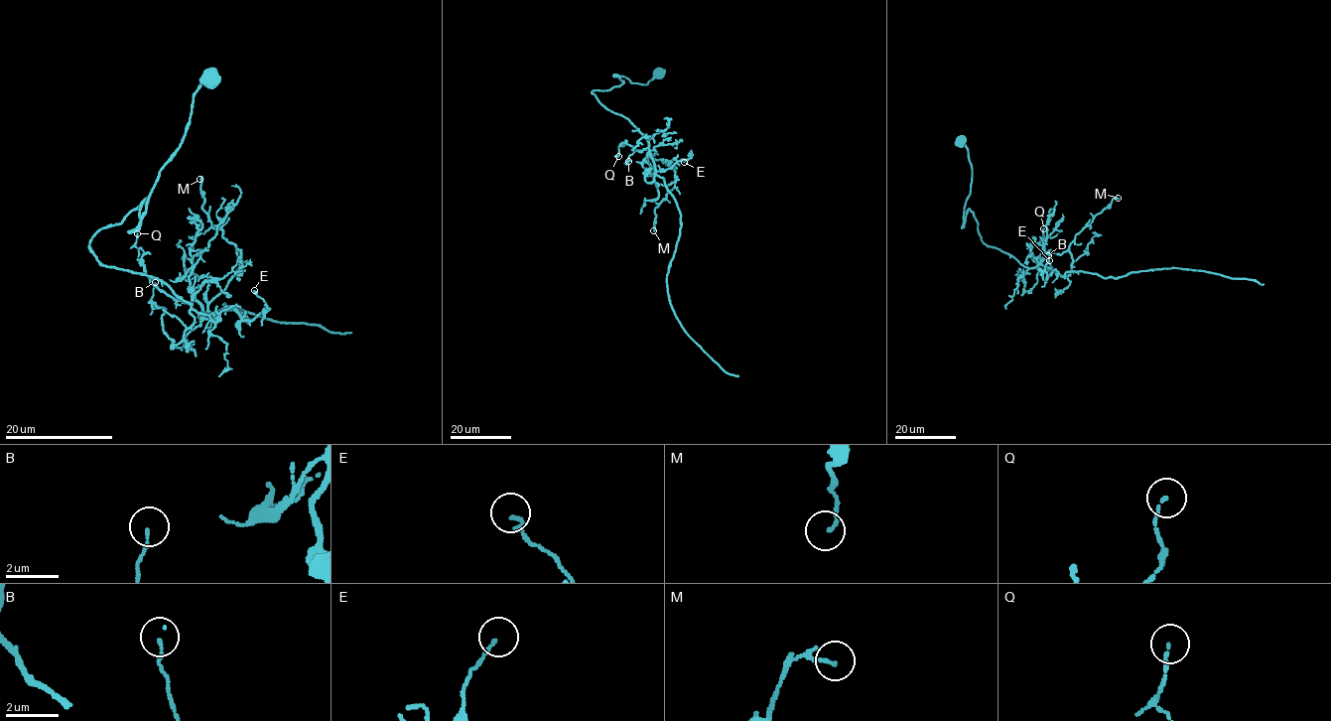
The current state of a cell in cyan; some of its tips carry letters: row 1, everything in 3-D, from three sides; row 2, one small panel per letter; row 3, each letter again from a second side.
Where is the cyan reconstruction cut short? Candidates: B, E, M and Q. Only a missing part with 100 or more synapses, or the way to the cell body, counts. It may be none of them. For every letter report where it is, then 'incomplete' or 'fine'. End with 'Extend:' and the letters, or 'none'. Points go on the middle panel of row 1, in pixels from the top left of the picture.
B: at (628, 161); fine
E: at (684, 162); fine
M: at (653, 230); fine
Q: at (618, 156); fine
Extend: none

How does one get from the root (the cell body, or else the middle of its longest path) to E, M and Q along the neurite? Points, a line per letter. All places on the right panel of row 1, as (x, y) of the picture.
E: (961, 140), (972, 168), (963, 221), (969, 210), (985, 243), (1058, 272), (1046, 277), (1049, 260)
M: (961, 140), (972, 168), (963, 221), (969, 210), (981, 239), (1027, 268), (1066, 277), (1075, 235), (1118, 198)
Q: (961, 140), (972, 168), (963, 221), (969, 210), (981, 239), (1027, 268), (1037, 265), (1029, 248), (1043, 228)

